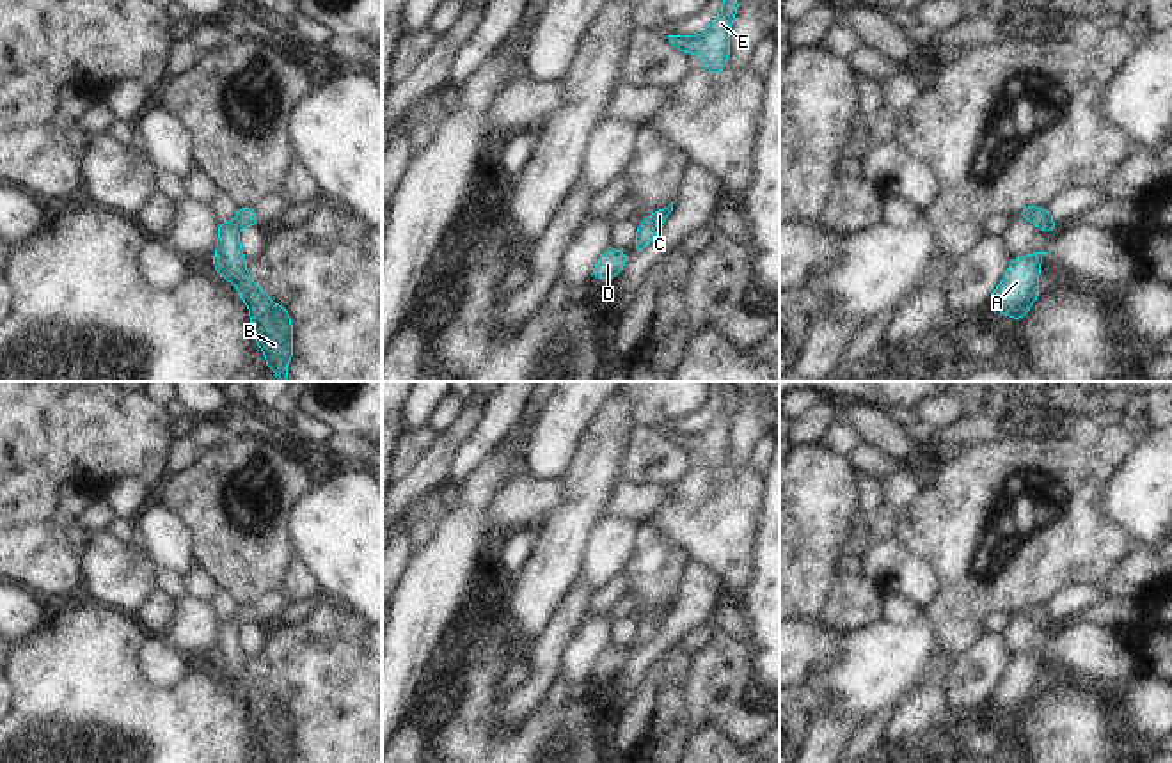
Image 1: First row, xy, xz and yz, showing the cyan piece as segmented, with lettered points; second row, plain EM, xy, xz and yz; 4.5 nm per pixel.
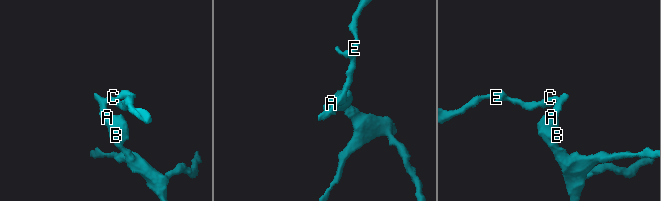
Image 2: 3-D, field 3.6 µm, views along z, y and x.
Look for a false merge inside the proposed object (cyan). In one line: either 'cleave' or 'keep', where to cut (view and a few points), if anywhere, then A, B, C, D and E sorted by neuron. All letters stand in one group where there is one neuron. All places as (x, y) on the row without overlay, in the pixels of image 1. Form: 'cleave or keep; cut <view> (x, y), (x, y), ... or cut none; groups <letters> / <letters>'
keep; cut none; groups A B C D E

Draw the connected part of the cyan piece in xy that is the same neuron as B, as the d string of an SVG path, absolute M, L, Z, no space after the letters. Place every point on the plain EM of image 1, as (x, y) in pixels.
M242 603L236 612L238 616L231 621L218 619L218 642L211 664L229 681L240 680L236 690L249 703L254 738L266 752L266 763L286 763L289 756L295 756L289 710L273 701L266 690L256 683L245 669L247 655L240 648L238 626L242 623L257 623L257 612L249 603Z

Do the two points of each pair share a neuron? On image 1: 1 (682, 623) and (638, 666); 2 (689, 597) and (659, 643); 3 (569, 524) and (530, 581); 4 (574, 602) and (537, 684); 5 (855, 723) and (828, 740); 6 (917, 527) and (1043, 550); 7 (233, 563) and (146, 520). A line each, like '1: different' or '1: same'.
1: same
2: same
3: same
4: same
5: same
6: same
7: different

